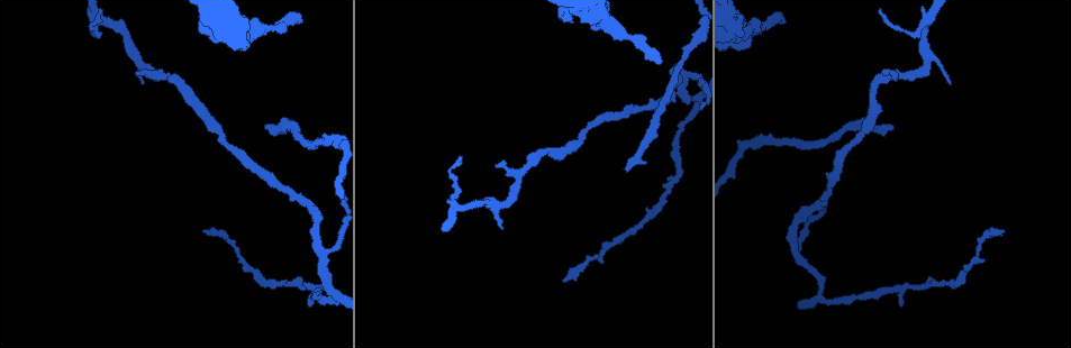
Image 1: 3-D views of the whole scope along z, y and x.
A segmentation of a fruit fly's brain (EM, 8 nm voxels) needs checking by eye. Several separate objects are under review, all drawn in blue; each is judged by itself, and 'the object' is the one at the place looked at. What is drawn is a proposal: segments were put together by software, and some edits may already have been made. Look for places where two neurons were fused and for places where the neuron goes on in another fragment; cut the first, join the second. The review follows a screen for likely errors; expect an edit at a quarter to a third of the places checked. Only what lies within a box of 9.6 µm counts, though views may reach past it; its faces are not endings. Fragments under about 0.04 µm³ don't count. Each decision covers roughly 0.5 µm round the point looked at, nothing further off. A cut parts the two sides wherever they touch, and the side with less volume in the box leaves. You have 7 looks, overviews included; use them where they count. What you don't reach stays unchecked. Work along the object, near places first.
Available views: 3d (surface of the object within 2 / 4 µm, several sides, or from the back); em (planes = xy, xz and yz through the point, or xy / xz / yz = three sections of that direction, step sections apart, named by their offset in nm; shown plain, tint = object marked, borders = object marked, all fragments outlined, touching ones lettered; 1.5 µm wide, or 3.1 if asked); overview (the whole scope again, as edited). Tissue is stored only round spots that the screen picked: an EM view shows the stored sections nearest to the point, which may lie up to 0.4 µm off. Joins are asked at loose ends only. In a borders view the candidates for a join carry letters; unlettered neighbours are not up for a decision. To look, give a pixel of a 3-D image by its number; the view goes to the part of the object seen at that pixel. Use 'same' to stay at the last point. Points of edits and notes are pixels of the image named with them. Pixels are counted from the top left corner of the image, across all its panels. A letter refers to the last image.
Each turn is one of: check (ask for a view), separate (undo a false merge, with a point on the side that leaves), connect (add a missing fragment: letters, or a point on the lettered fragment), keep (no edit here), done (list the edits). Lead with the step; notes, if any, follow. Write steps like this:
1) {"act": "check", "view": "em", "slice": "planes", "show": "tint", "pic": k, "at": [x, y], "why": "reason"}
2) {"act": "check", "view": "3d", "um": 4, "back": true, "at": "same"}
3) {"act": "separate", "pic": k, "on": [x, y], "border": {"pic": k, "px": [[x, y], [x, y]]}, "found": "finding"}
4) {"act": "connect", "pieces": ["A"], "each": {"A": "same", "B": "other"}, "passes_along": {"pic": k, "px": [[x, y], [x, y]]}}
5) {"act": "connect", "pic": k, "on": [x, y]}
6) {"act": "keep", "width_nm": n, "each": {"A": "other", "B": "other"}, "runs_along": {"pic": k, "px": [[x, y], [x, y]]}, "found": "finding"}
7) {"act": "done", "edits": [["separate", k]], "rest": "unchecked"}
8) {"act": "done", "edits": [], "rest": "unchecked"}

{"act": "check", "view": "em", "slice": "yz", "step": 4, "show": "borders", "pic": 1, "at": [205, 232], "why": "long arm stops here"}

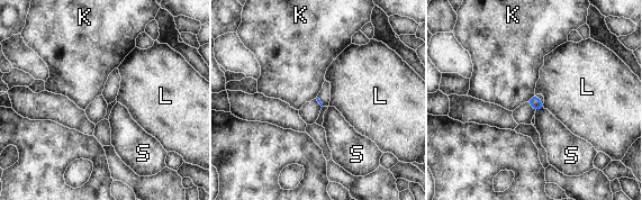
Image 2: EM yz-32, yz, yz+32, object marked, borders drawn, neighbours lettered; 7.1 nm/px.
{"act": "keep", "longest_contact_nm": ["K", 90], "each": {"K": "other", "L": "other", "S": "other"}, "border": {"pic": 2, "px": [[543, 107], [535, 111]]}, "found": "no lettered fragment goes on from it"}

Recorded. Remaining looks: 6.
{"act": "check", "view": "em", "slice": "planes", "show": "borders", "pic": 1, "at": [266, 129], "why": "long arm stops here"}

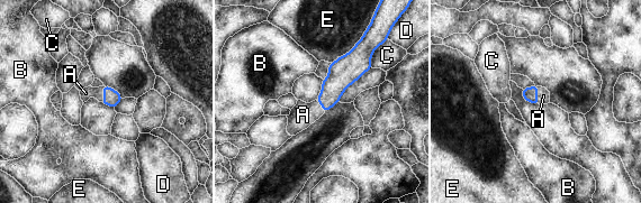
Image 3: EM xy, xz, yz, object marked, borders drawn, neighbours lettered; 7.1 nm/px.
{"act": "connect", "pieces": ["A"], "each": {"A": "same", "B": "other", "C": "other", "D": "other", "E": "other"}, "passes_along": {"pic": 3, "px": [[530, 94], [536, 95], [543, 95]]}, "found": "the neuron continues"}

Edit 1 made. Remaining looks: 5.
{"act": "check", "view": "3d", "um": 4, "pic": 1, "at": [782, 22], "why": "free end"}

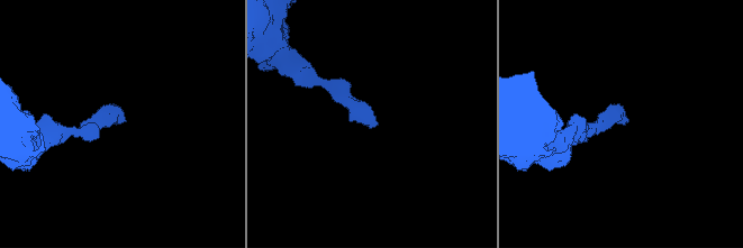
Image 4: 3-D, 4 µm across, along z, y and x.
{"act": "check", "view": "em", "slice": "planes", "show": "borders", "pic": 4, "at": [622, 120]}

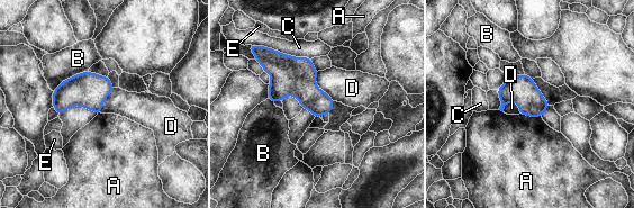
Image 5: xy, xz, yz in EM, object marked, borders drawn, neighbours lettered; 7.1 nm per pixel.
{"act": "keep", "width_nm": 190, "each": {"A": "other", "B": "other", "C": "other", "D": "other", "E": "other"}, "border": {"pic": 5, "px": [[519, 112], [541, 117]]}, "found": "none of them fits"}

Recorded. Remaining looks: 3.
{"act": "done", "edits": [["connect", 3]], "rest": "unchecked"}

